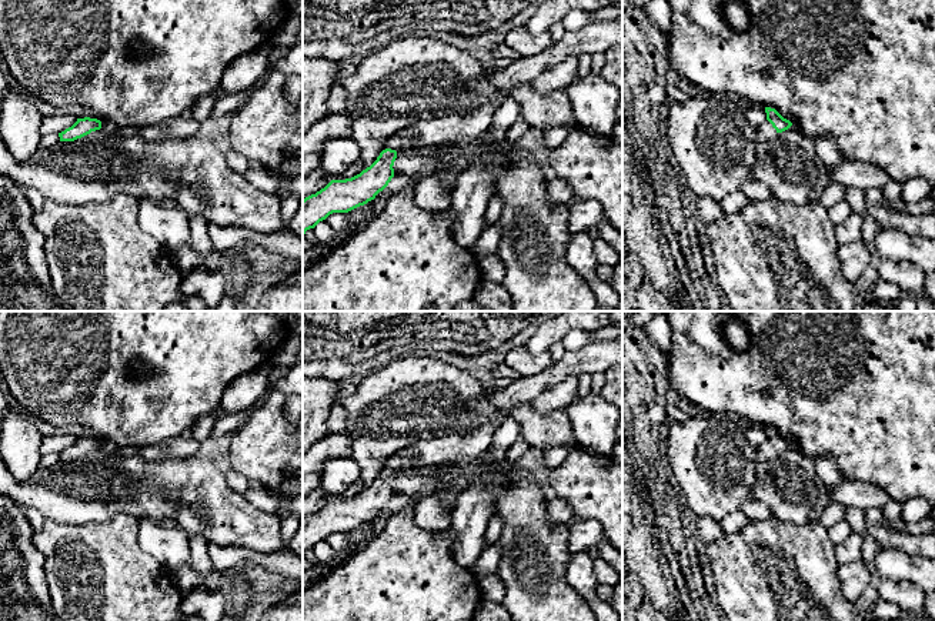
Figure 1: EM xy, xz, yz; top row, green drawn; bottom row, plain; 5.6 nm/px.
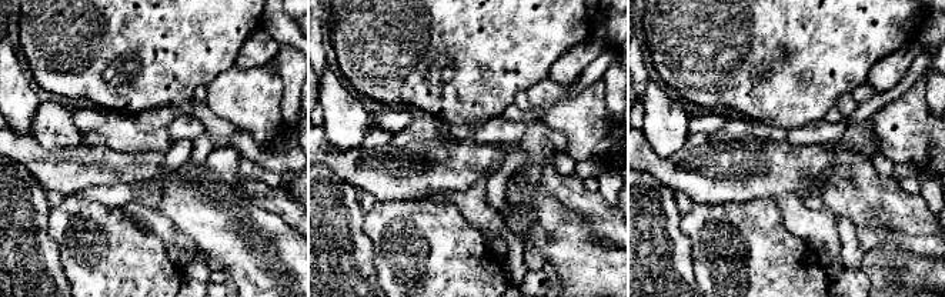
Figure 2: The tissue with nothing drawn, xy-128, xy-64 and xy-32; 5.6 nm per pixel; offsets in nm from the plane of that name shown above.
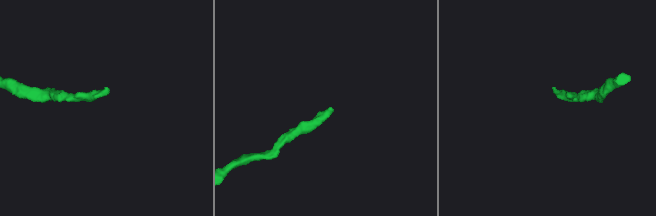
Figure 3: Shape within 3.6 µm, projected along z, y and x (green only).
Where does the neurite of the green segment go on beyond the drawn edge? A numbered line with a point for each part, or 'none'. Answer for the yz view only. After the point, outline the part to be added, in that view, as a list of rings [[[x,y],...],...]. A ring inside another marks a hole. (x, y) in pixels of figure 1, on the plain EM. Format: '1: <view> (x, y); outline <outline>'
1: yz (765, 451); outline [[[767,440],[755,450],[755,460],[758,463],[772,460],[778,455],[777,450],[772,447],[772,444]]]

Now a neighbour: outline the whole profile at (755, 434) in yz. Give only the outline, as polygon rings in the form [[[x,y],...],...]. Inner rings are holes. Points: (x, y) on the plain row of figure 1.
[[[749,424],[745,428],[745,437],[749,441],[749,444],[758,447],[767,441],[765,427],[762,427],[761,424]]]

